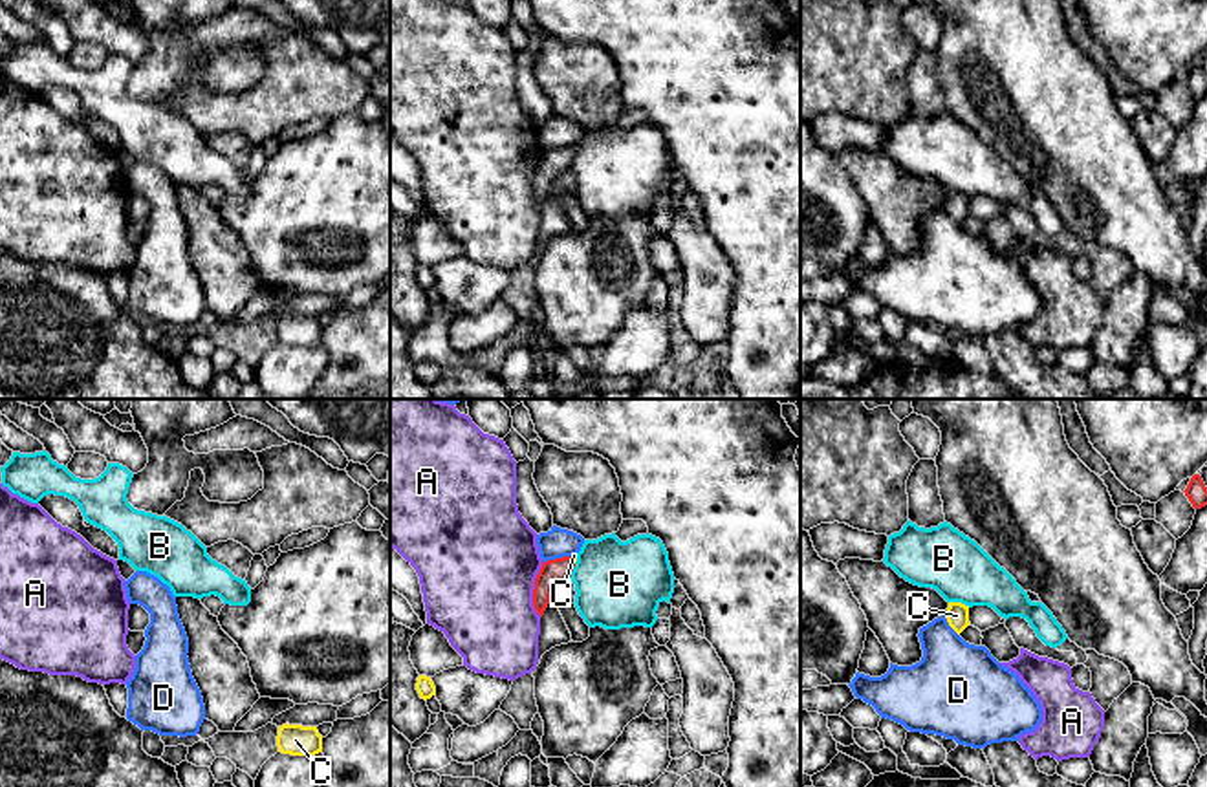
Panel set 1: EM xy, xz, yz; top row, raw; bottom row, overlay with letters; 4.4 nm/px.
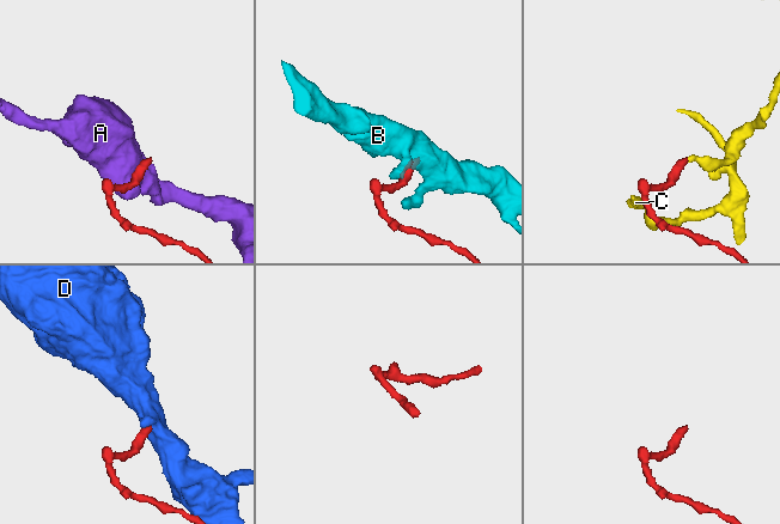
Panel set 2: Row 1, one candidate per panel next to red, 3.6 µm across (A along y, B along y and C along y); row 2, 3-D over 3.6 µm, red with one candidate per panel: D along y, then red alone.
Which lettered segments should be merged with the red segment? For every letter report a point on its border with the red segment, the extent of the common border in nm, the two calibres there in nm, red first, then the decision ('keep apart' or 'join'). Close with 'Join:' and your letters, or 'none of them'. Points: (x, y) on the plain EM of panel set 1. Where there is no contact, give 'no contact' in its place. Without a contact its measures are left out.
A: xz (533, 180) | 240 nm | 120/500 nm | keep apart
B: xz (572, 160) | 90 nm | 120/380 nm | keep apart
C: xz (572, 150) | 30 nm | 120/20 nm | join
D: xz (557, 149) | 140 nm | 120/130 nm | keep apart
Join: C

